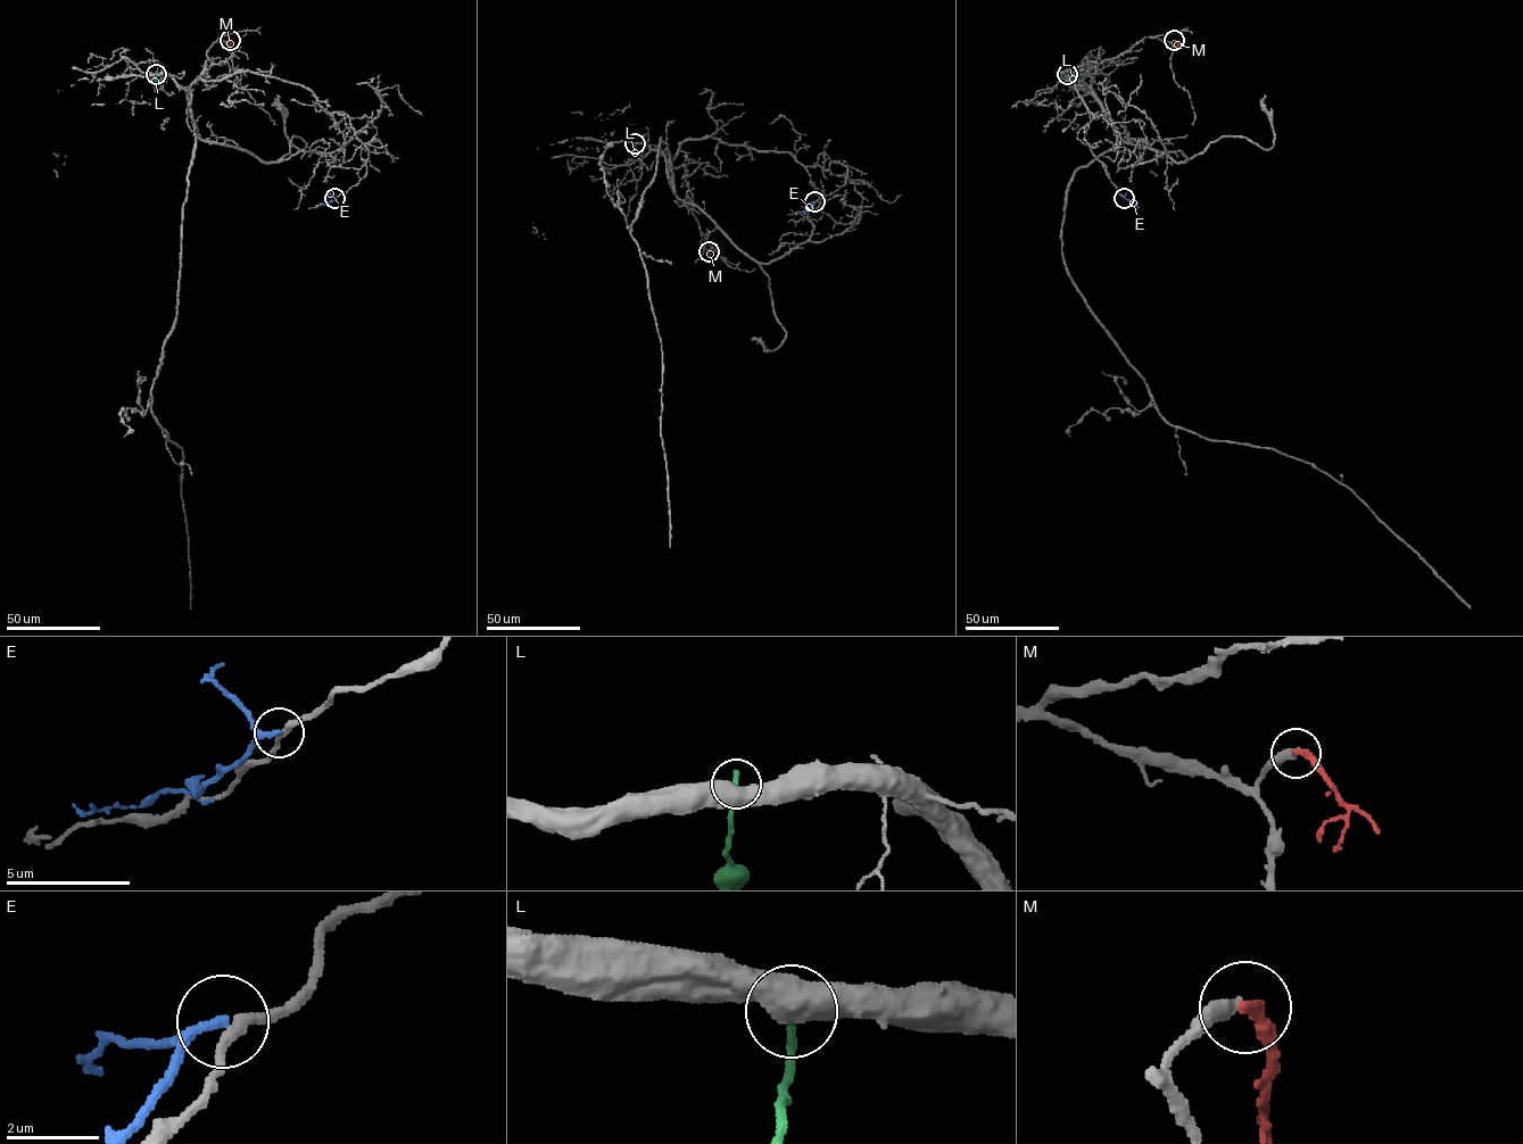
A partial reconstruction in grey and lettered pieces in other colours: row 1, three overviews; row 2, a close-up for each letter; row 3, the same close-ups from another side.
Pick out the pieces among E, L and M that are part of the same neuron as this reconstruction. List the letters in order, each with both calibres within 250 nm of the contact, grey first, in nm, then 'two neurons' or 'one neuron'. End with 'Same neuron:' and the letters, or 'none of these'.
E: calibres 240 and 160 nm; two neurons
L: calibres 550 and 170 nm; two neurons
M: calibres 360 and 240 nm; two neurons
Same neuron: none of these

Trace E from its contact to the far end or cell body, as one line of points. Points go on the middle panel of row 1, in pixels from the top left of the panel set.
E: (814, 201), (805, 213), (799, 212)

